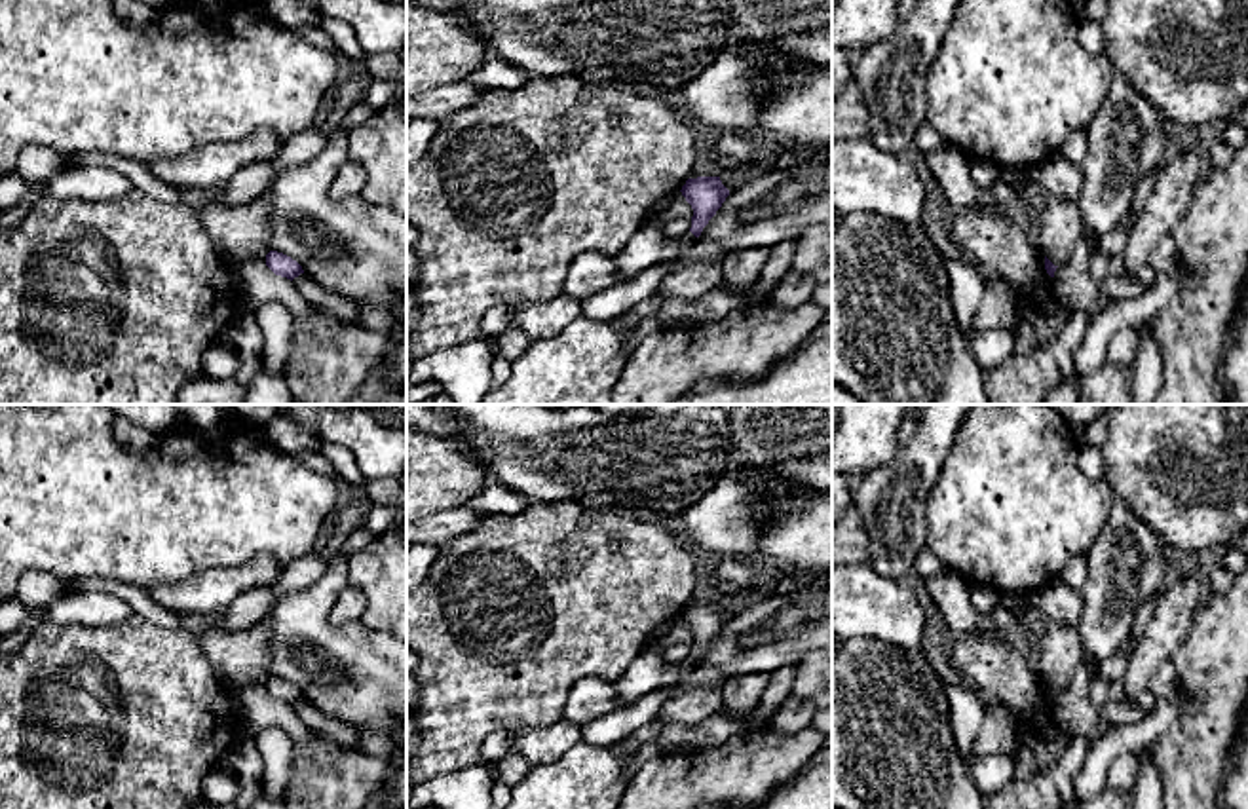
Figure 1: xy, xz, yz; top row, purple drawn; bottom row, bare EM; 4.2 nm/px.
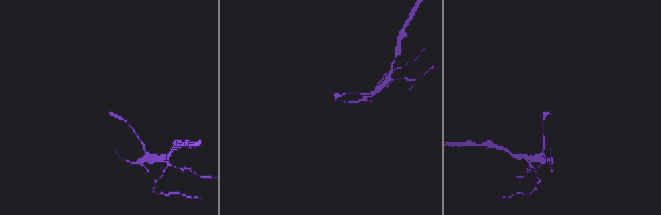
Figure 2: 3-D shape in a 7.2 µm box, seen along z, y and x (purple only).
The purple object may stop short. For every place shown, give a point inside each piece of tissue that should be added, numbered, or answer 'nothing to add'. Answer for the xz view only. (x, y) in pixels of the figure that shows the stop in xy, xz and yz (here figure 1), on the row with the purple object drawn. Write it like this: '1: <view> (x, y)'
1: xz (648, 247)

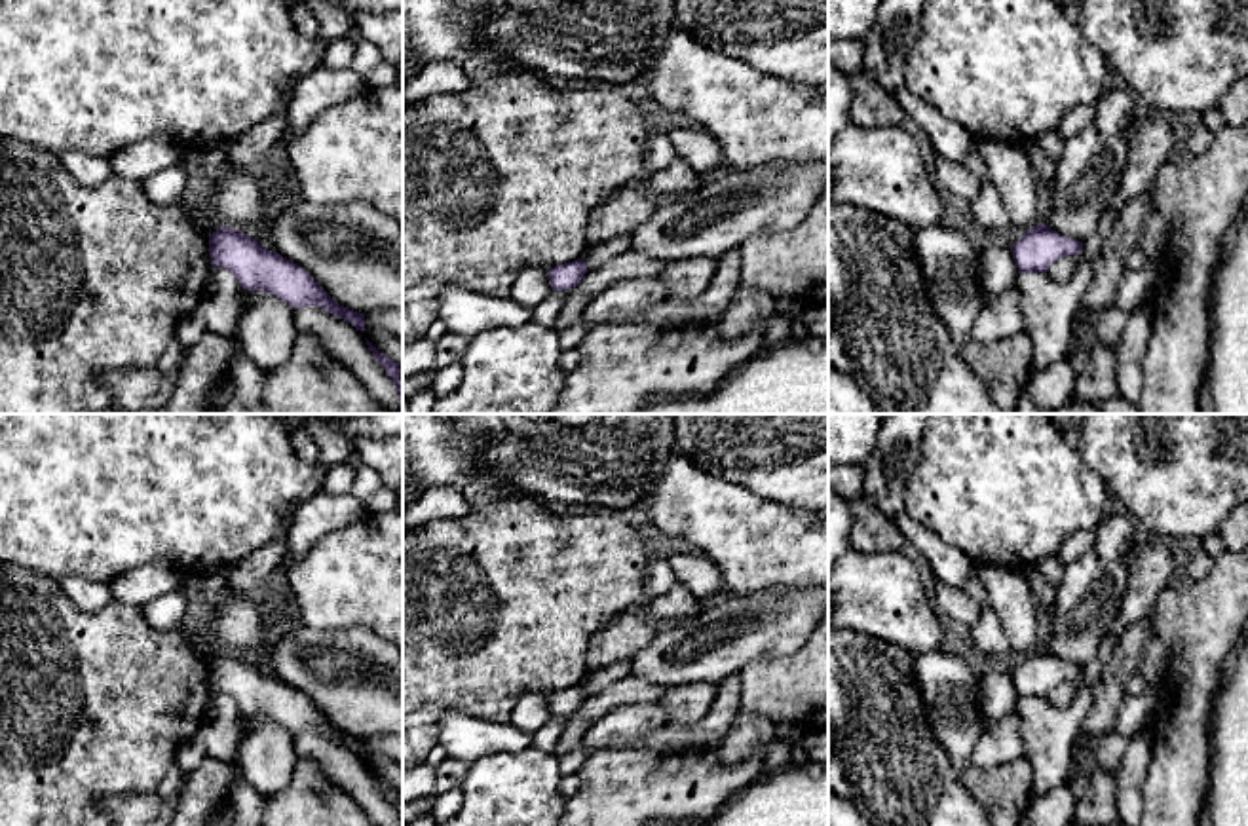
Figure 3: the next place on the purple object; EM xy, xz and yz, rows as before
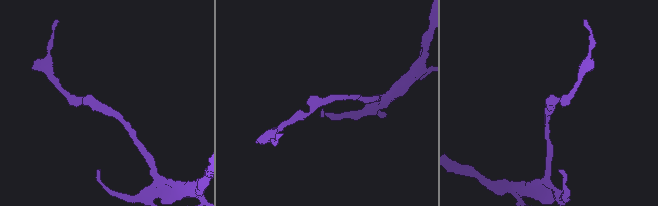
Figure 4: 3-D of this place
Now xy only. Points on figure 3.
nothing to add

